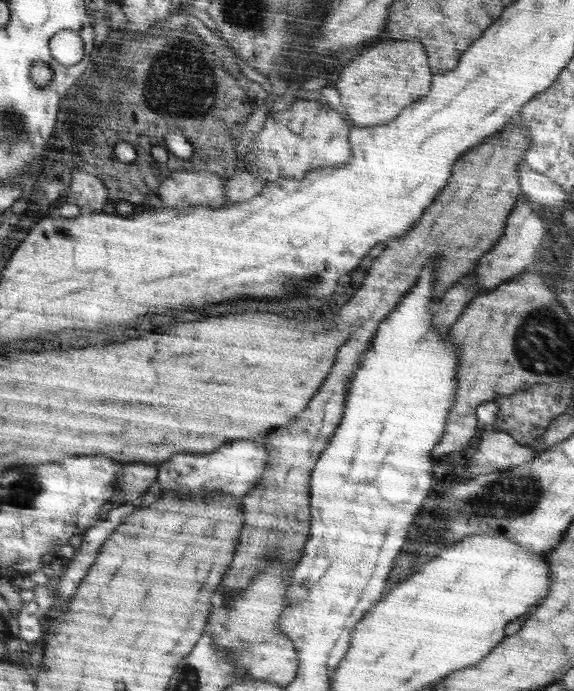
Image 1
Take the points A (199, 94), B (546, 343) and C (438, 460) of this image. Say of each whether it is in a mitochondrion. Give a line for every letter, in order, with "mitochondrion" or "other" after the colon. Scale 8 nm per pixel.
A: mitochondrion
B: mitochondrion
C: other

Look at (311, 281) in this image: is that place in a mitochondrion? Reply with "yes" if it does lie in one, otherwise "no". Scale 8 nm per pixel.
yes

